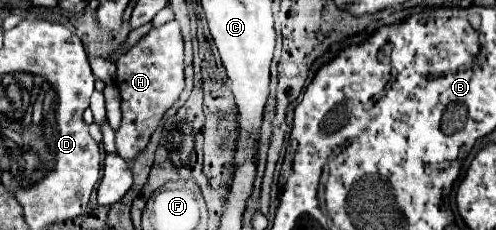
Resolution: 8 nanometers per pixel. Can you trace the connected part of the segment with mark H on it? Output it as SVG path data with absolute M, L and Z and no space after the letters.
M178 21L152 29L116 61L116 87L122 97L122 123L116 131L116 147L122 159L134 159L146 149L164 113L184 89L184 41Z

